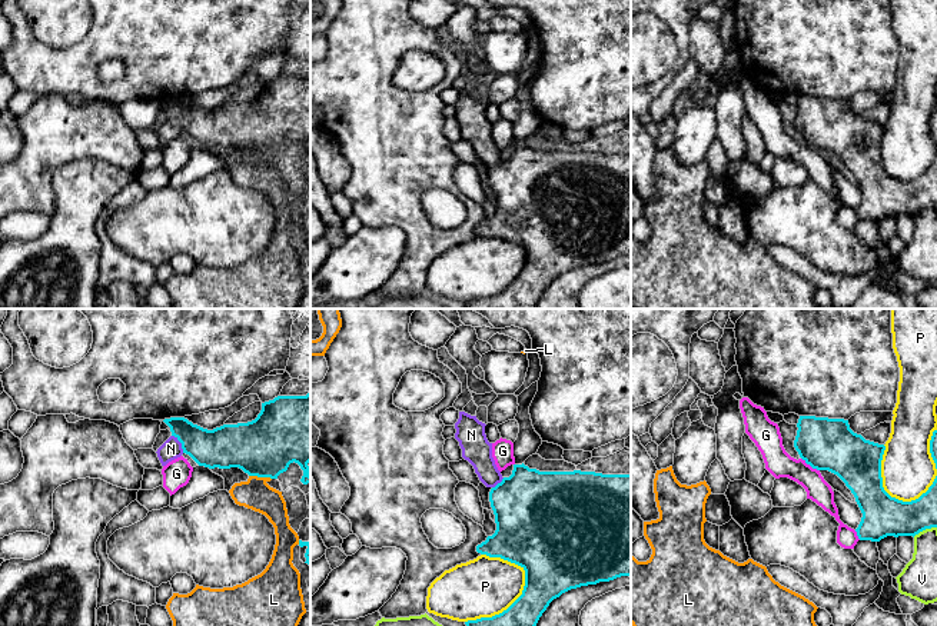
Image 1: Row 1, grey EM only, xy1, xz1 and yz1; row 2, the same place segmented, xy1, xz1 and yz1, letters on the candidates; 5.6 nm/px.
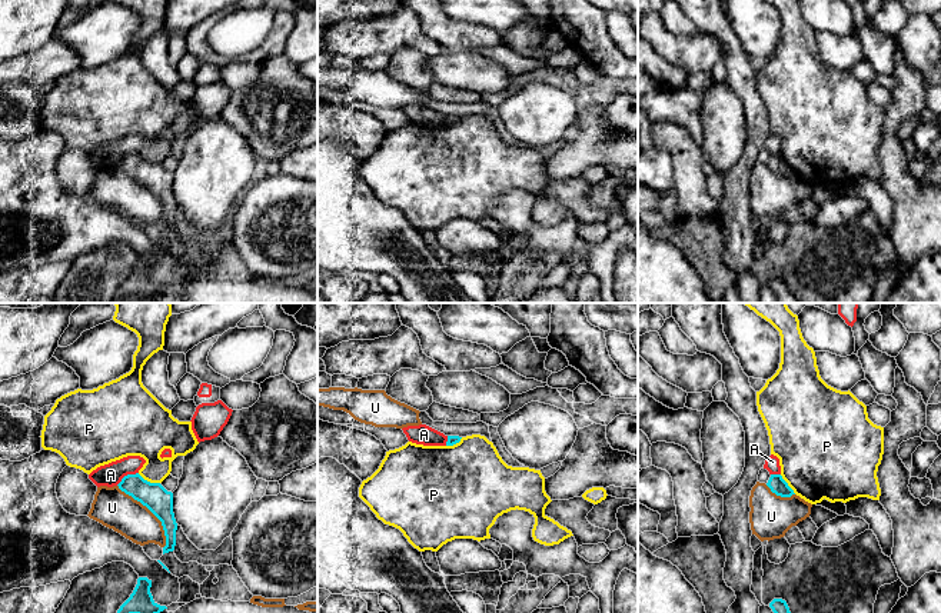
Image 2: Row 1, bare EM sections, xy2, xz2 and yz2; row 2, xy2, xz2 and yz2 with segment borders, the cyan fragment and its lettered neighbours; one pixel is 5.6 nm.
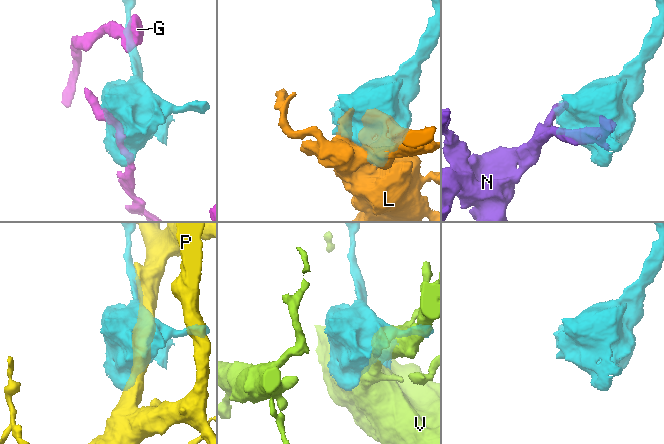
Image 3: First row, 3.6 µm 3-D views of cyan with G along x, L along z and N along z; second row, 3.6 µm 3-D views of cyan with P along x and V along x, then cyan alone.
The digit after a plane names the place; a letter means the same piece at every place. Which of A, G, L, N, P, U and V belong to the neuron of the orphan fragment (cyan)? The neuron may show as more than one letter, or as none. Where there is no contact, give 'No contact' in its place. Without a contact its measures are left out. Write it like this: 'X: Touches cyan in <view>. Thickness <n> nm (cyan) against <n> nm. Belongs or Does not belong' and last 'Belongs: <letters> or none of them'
A: Touches cyan in xy2. Thickness 150 nm (cyan) against 130 nm. Does not belong
G: Touches cyan in yz1. Thickness 300 nm (cyan) against 150 nm. Does not belong
L: Touches cyan in xy1. Thickness 340 nm (cyan) against 170 nm. Does not belong
N: Touches cyan in xy1. Thickness 240 nm (cyan) against 110 nm. Belongs
P: Touches cyan in xz1. Thickness 200 nm (cyan) against 340 nm. Does not belong
U: Touches cyan in xy2. Thickness 150 nm (cyan) against 220 nm. Does not belong
V: Touches cyan in yz1. Thickness 220 nm (cyan) against 190 nm. Does not belong
Belongs: N

